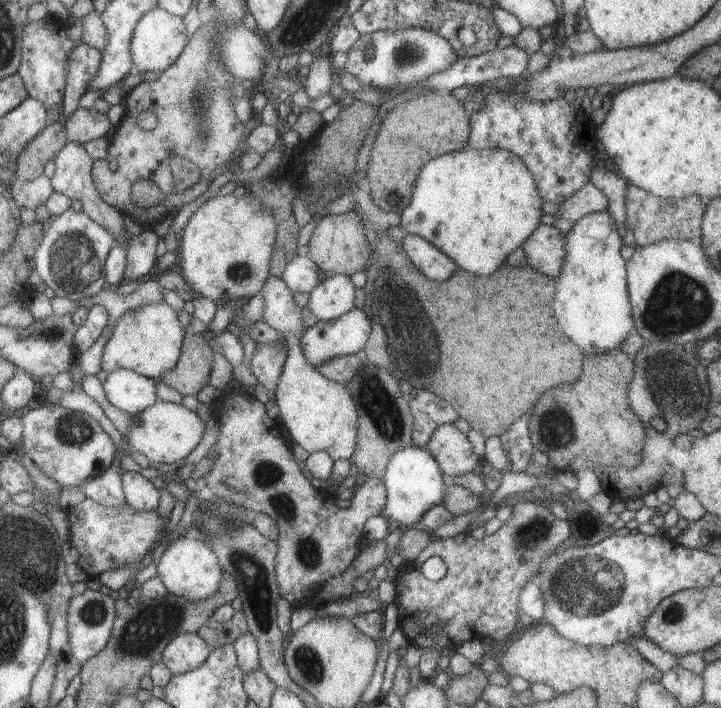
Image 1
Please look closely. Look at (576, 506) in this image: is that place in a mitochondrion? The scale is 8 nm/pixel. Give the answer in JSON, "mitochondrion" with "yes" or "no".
{"mitochondrion":"no"}

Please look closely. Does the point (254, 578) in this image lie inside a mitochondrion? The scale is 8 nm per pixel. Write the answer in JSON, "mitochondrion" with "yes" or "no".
{"mitochondrion":"yes"}

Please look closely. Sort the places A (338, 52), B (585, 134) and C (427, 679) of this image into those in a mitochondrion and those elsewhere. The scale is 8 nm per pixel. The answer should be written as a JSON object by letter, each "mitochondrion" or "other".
{"A":"other","B":"other","C":"other"}

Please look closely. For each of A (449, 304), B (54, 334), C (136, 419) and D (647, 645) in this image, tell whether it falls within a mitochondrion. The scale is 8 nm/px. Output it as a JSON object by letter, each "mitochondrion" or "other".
{"A":"other","B":"mitochondrion","C":"other","D":"other"}

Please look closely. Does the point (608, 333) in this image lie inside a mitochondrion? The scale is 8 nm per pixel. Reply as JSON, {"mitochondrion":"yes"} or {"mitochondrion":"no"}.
{"mitochondrion":"no"}

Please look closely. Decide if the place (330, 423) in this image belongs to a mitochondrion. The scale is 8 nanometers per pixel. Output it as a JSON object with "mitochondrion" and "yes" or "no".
{"mitochondrion":"no"}

